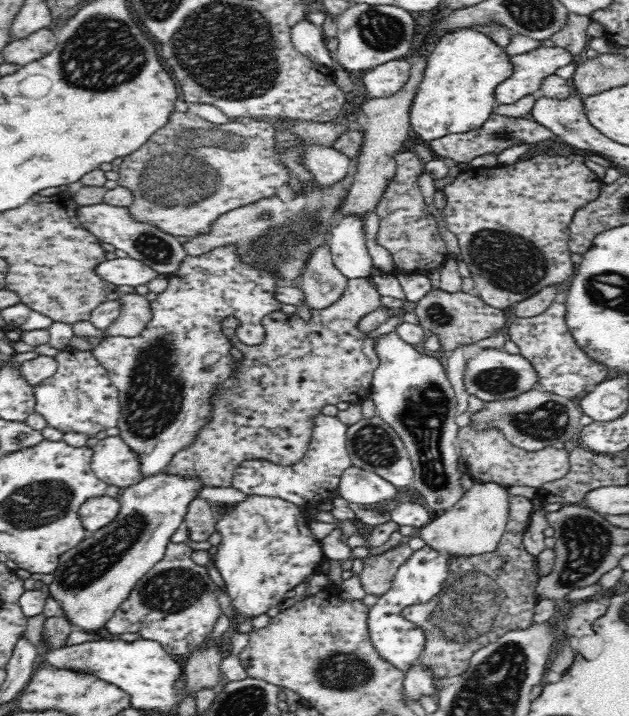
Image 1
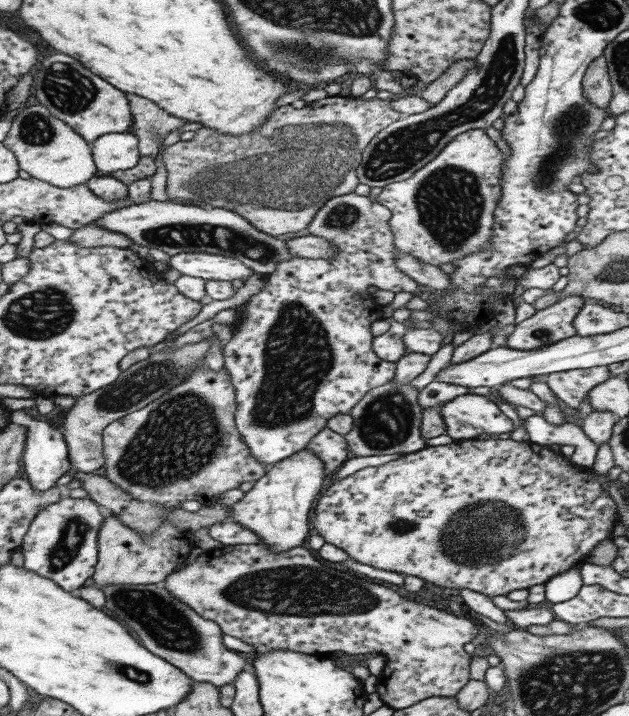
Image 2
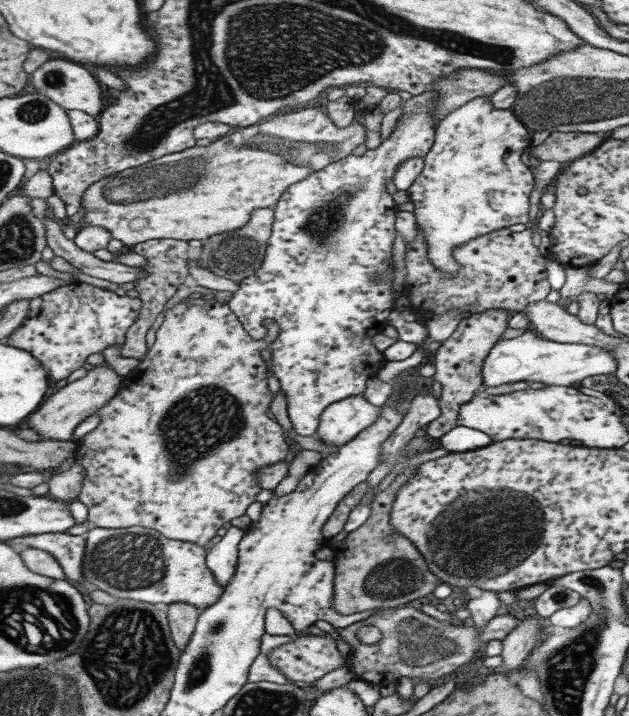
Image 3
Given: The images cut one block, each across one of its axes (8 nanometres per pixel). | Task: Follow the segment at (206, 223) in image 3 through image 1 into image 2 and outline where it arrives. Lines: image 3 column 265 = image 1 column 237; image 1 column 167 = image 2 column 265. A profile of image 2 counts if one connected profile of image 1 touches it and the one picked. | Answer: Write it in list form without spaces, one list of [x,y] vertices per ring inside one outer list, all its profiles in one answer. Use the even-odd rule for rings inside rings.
[[[416,84],[408,88],[408,92],[393,94],[387,100],[377,97],[366,100],[362,97],[343,97],[339,94],[328,95],[300,109],[284,105],[272,112],[266,125],[242,136],[226,136],[212,128],[202,127],[196,131],[192,140],[178,141],[164,148],[162,164],[168,172],[165,190],[170,200],[178,203],[203,200],[207,206],[230,209],[246,217],[256,229],[272,236],[304,230],[308,228],[308,224],[325,201],[354,192],[359,184],[355,170],[362,152],[378,132],[403,116],[400,112],[392,110],[390,103],[406,95],[419,95],[422,90],[424,87]]]

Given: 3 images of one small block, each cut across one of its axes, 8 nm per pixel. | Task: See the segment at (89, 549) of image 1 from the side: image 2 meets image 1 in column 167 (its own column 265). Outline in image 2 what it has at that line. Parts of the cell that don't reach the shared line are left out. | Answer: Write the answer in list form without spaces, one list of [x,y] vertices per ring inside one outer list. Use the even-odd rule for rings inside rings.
[[[304,448],[270,466],[271,470],[255,481],[241,500],[230,506],[230,521],[256,532],[259,543],[266,544],[272,554],[302,547],[304,540],[313,533],[310,525],[313,506],[328,483],[323,463],[315,455]]]

